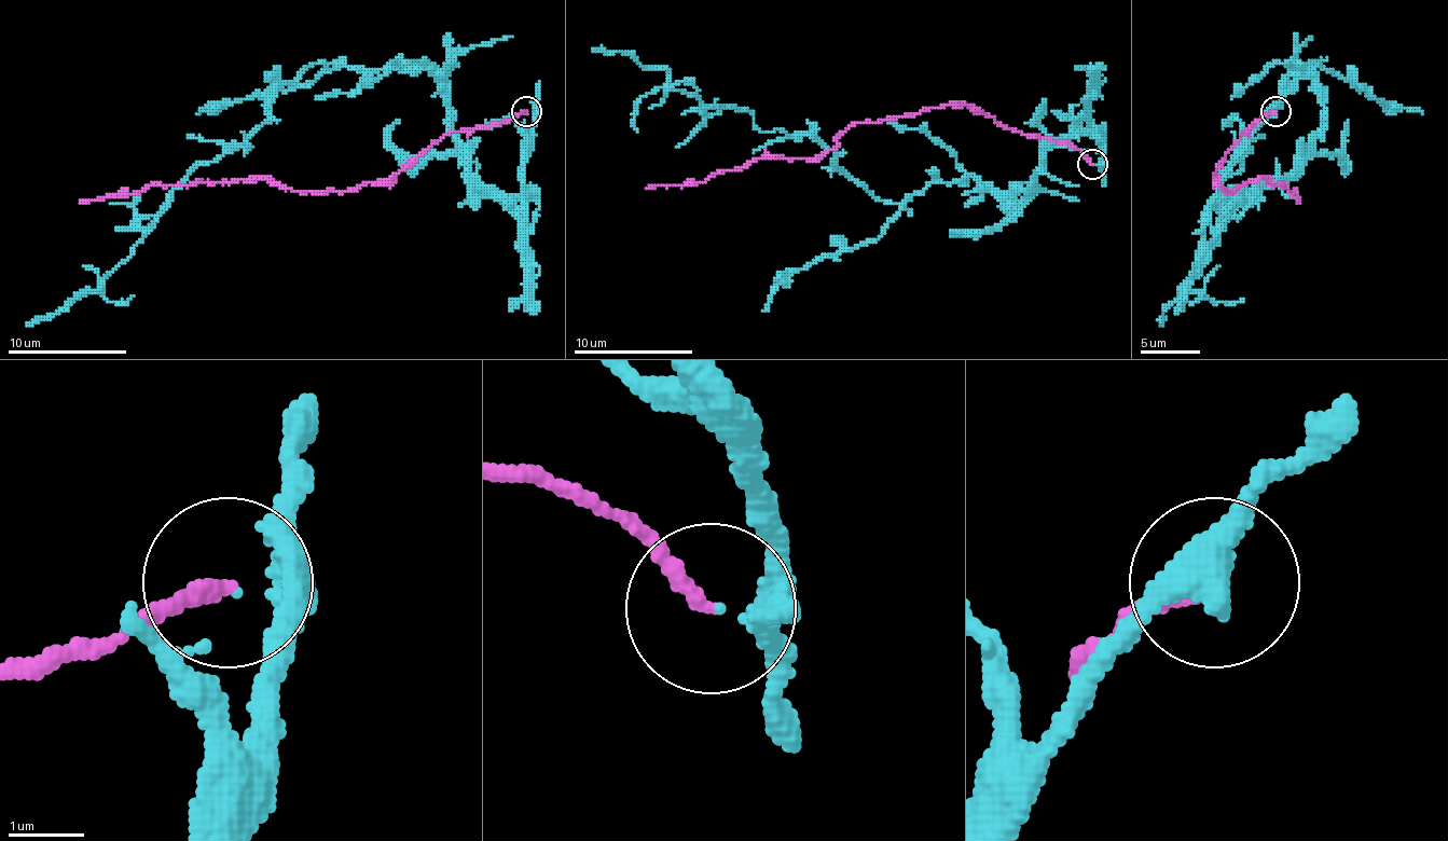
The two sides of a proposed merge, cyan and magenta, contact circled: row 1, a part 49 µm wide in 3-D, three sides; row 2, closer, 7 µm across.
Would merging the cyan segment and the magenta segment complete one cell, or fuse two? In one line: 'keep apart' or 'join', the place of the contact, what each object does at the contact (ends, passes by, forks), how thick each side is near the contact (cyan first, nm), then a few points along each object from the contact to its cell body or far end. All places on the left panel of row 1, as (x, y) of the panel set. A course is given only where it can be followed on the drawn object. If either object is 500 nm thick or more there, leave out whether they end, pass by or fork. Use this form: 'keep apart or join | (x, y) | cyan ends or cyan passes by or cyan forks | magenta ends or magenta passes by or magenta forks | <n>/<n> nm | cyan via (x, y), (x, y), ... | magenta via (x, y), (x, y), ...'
keep apart | (526, 111) | cyan passes by | magenta ends | 240/220 nm | cyan via (527, 113), (524, 242), (467, 170), (446, 90), (411, 60), (309, 63), (98, 287), (26, 326) | magenta via (527, 111), (443, 135), (387, 179), (345, 191), (291, 191), (247, 179), (149, 185), (80, 203)

